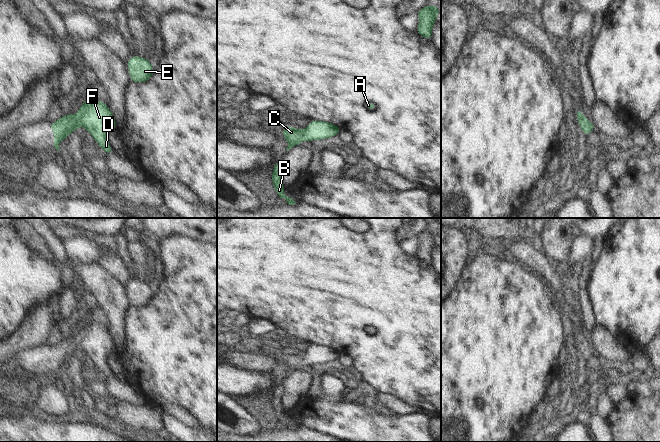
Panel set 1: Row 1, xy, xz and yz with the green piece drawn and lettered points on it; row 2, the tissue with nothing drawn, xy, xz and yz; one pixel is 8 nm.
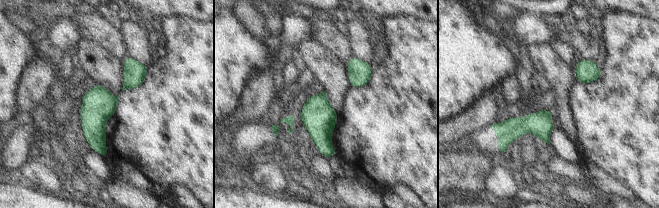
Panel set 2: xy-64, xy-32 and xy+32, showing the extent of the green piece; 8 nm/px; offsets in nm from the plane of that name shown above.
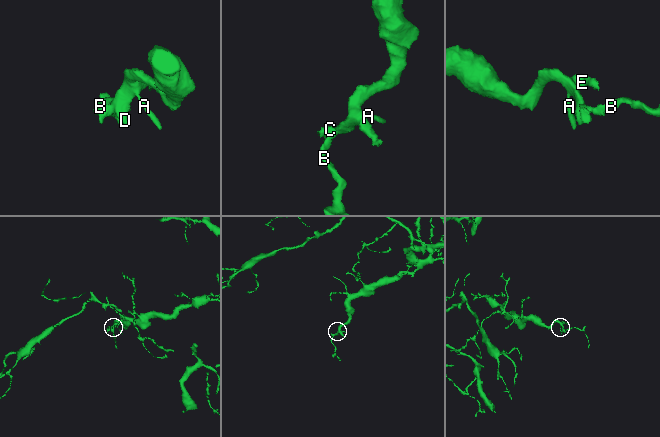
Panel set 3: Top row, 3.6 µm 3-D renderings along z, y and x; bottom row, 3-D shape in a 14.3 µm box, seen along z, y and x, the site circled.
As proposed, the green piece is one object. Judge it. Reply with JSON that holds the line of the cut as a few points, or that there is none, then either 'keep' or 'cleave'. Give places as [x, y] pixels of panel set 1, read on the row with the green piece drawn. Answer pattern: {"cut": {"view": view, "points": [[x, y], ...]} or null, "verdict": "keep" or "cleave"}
{"cut": null, "verdict": "keep"}

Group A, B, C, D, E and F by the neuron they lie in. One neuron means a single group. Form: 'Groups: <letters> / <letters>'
Groups: A B C D E F.

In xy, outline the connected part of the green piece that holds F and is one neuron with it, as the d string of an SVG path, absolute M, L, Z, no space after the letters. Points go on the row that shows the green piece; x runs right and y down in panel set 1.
M86 99L77 114L67 114L56 122L50 122L57 151L59 151L60 142L67 139L68 135L79 129L81 125L106 154L114 153L107 136L112 129L117 128L115 117L106 103L96 99Z

